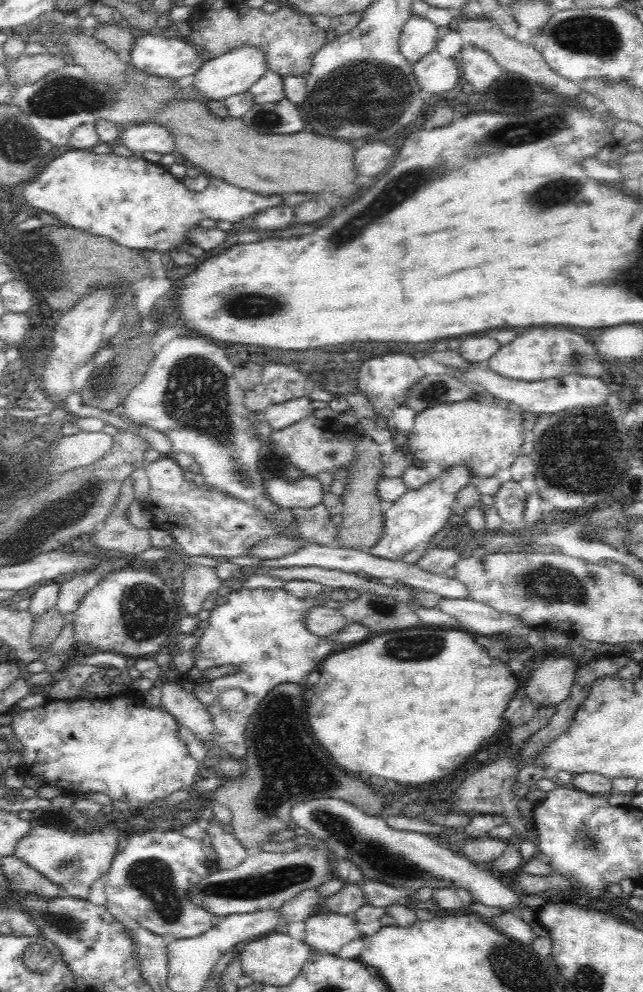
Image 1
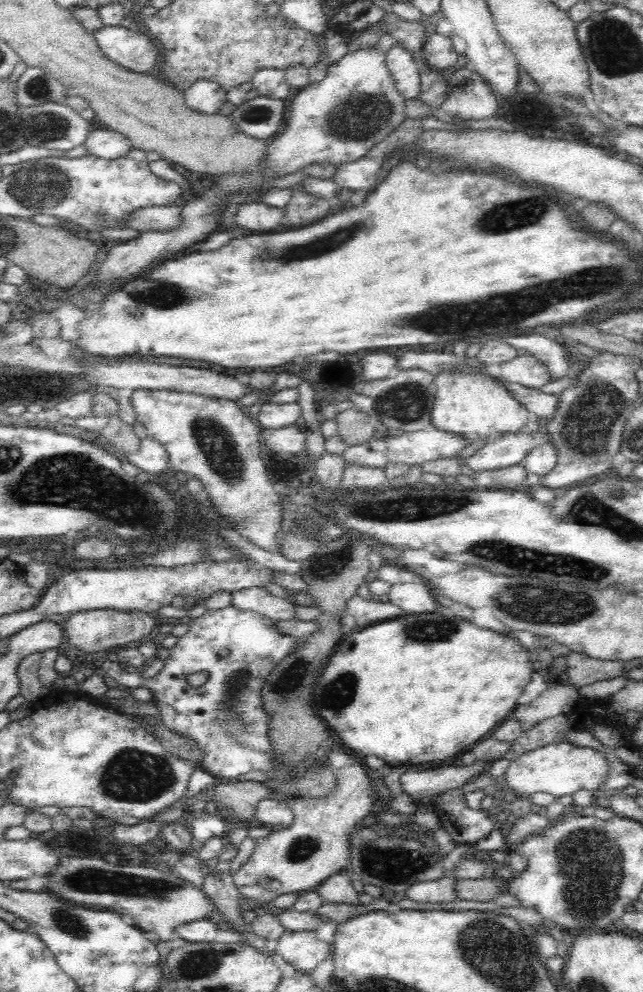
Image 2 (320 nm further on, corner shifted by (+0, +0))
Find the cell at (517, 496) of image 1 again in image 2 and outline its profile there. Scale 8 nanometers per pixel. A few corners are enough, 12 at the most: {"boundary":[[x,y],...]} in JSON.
{"boundary":[[522,464],[475,471],[477,488],[518,490],[526,469]]}

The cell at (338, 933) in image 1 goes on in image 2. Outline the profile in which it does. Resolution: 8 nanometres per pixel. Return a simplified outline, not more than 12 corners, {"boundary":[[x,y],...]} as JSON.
{"boundary":[[284,931],[274,953],[295,970],[316,975],[331,946],[313,931]]}

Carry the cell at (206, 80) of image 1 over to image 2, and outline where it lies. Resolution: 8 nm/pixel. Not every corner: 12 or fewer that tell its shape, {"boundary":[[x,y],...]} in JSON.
{"boundary":[[197,80],[183,93],[186,107],[216,114],[227,92],[216,82]]}

